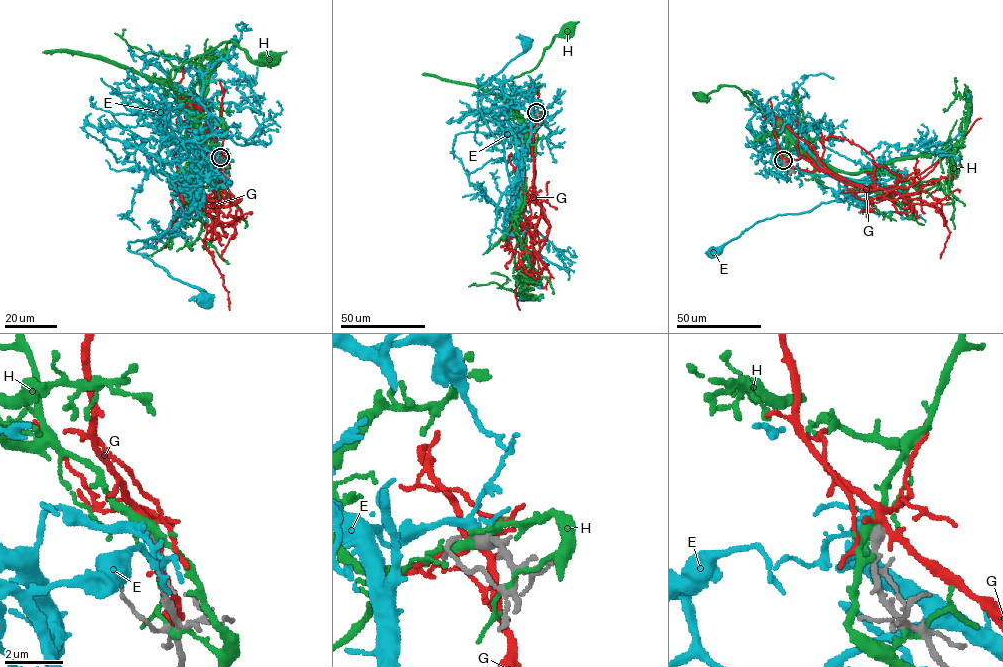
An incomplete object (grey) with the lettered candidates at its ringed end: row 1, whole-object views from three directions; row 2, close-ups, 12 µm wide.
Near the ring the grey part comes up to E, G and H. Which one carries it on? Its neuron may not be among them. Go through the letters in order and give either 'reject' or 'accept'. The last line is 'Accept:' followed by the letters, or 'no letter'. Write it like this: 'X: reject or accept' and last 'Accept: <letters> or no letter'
E: accept
G: reject
H: reject
Accept: E

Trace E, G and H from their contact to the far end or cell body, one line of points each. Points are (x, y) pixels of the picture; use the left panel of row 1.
E: (220, 157), (211, 156), (211, 176), (183, 218), (127, 248), (198, 286), (203, 299)
G: (221, 157), (223, 166), (213, 171), (217, 198), (229, 204), (218, 211), (192, 206), (229, 309)
H: (220, 157), (168, 80), (169, 72), (212, 51), (221, 42), (231, 41), (254, 60), (267, 54), (271, 56)

